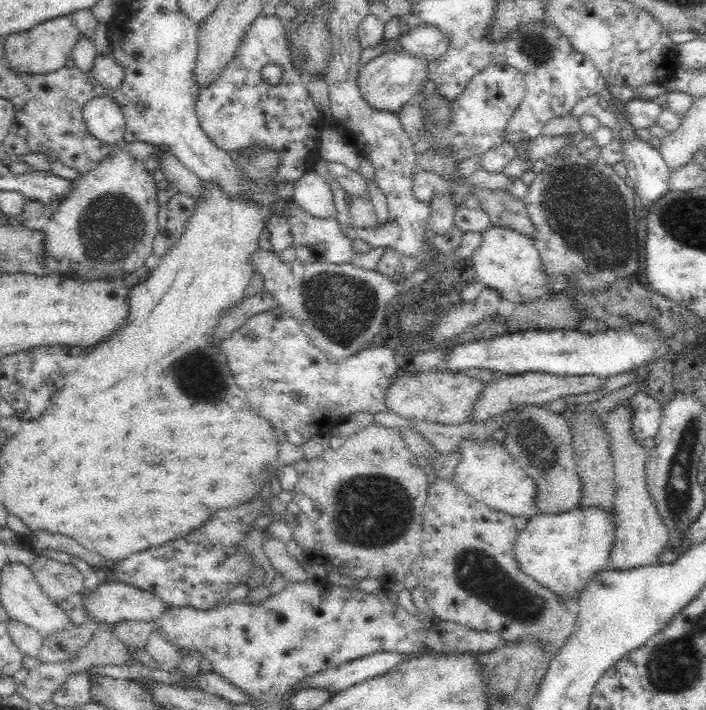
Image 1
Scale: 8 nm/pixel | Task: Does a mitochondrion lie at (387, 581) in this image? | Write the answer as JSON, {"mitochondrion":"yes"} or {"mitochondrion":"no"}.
{"mitochondrion":"no"}

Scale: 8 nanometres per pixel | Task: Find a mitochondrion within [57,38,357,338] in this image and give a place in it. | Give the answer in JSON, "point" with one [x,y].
{"point":[109,228]}

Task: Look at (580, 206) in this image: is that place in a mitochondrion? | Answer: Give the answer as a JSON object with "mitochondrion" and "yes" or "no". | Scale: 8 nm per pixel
{"mitochondrion":"yes"}

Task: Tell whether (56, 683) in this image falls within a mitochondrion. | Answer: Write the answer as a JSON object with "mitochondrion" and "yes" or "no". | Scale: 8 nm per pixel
{"mitochondrion":"no"}

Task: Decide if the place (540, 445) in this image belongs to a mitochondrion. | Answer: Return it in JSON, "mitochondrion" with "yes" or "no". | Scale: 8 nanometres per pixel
{"mitochondrion":"yes"}

